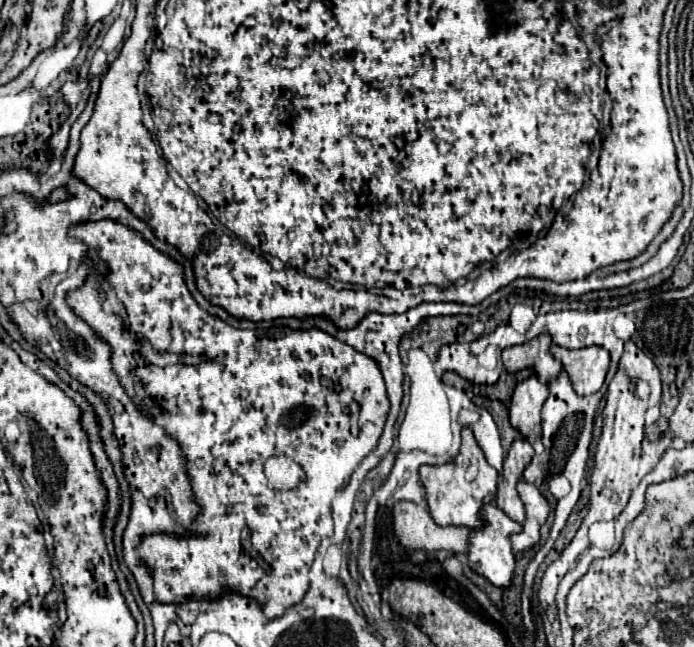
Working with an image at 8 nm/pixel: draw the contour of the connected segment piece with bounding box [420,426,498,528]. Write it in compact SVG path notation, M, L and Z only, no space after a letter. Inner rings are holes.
M468 426L462 428L462 444L460 444L460 452L454 458L454 462L446 462L444 466L430 466L430 464L420 466L420 482L424 484L424 490L426 490L426 502L432 512L432 518L438 524L456 524L456 526L478 528L480 526L478 512L484 504L494 500L496 480L498 480L498 472L486 462L480 446L476 444L474 434ZM468 468L476 468L474 478L466 476Z

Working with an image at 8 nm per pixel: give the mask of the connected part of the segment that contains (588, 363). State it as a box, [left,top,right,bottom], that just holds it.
[550,344,610,396]

